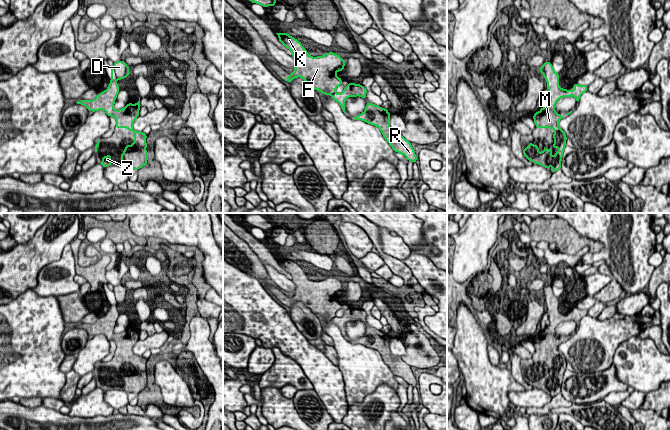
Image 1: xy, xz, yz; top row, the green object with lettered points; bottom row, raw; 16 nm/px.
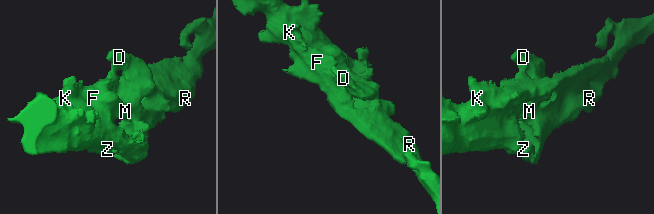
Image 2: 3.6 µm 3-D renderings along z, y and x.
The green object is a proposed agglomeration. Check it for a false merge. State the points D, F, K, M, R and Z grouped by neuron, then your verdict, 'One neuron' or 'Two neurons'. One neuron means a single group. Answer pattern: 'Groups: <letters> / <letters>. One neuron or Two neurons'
Groups: D F K M R Z. One neuron

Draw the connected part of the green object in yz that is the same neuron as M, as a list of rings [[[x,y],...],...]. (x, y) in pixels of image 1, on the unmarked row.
[[[545,286],[543,290],[539,293],[547,305],[547,313],[549,315],[550,325],[549,327],[540,333],[539,336],[535,336],[533,343],[536,352],[551,352],[555,355],[553,363],[555,367],[553,372],[558,372],[559,374],[555,376],[555,380],[552,380],[552,375],[550,372],[544,374],[540,377],[538,369],[534,369],[532,366],[527,372],[523,373],[524,380],[531,386],[544,390],[546,393],[553,391],[552,397],[561,393],[561,384],[563,380],[563,375],[566,370],[566,358],[558,350],[559,345],[564,342],[555,335],[556,326],[563,321],[574,320],[576,326],[579,326],[580,320],[587,315],[588,310],[574,308],[574,314],[570,315],[567,313],[562,313],[559,311],[559,298],[553,293],[551,286]]]

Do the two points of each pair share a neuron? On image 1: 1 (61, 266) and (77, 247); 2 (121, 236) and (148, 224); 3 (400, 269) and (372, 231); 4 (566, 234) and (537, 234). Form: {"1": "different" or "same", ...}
{"1": "different", "2": "different", "3": "same", "4": "same"}

